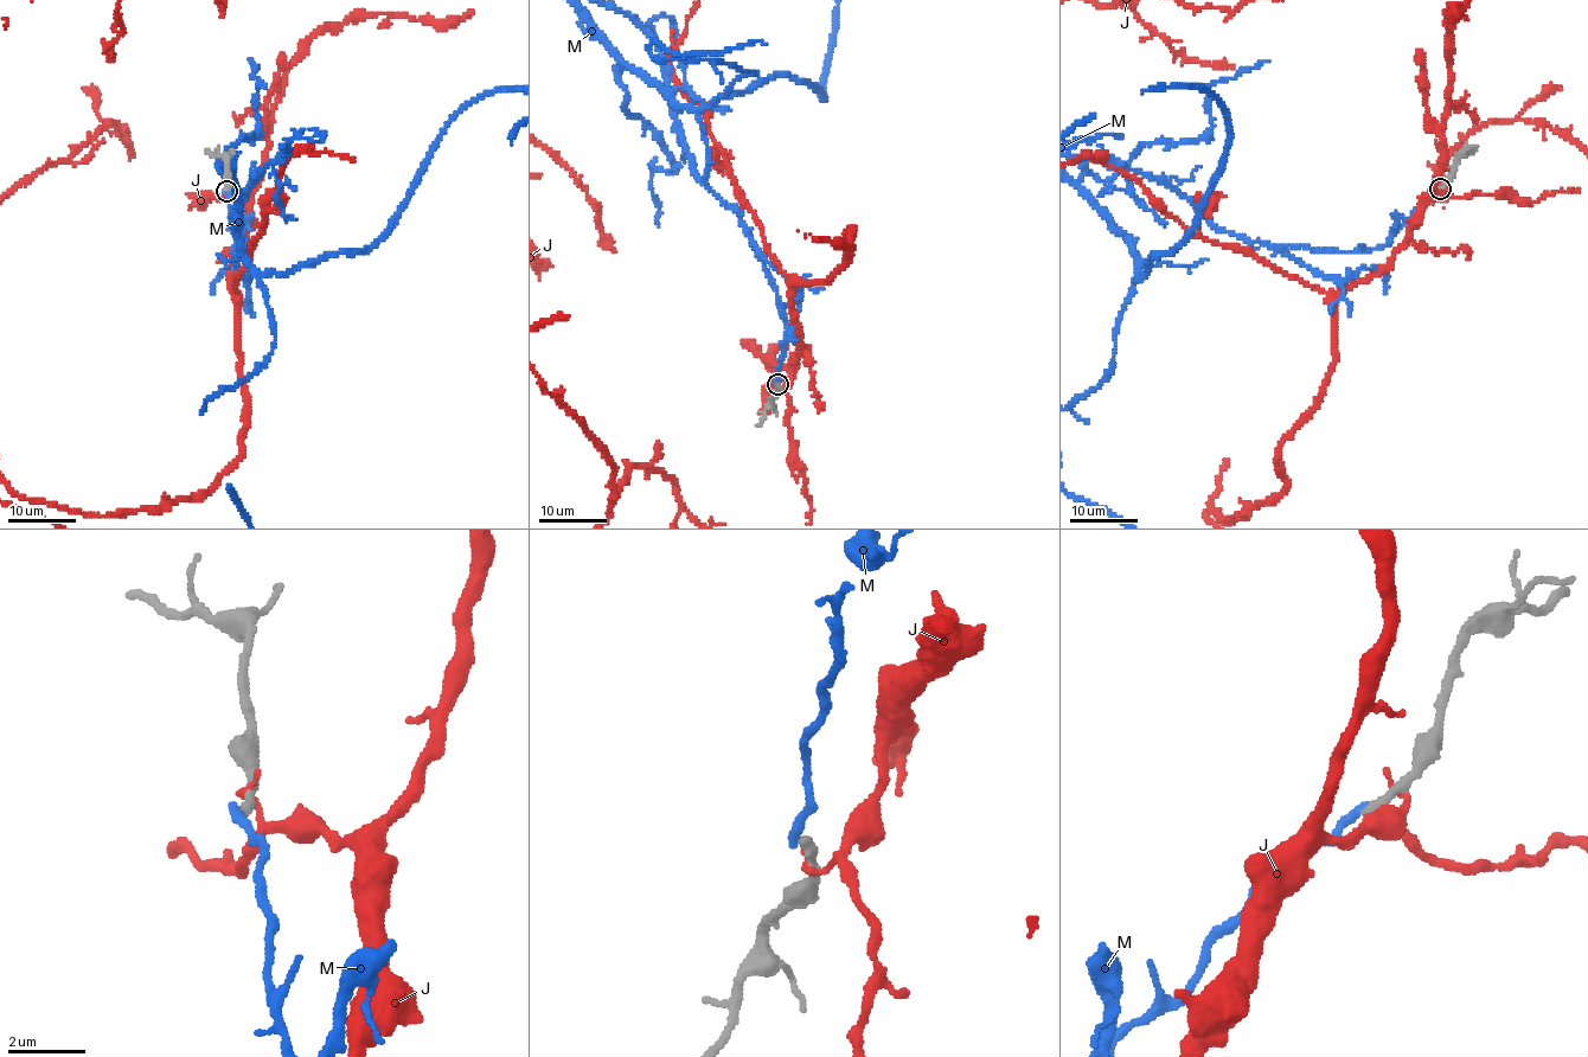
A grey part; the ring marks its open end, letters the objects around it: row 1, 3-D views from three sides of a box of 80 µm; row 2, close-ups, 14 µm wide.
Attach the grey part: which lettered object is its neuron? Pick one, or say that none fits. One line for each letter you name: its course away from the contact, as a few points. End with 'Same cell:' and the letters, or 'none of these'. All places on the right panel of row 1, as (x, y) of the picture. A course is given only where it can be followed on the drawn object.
Same cell: none of these

